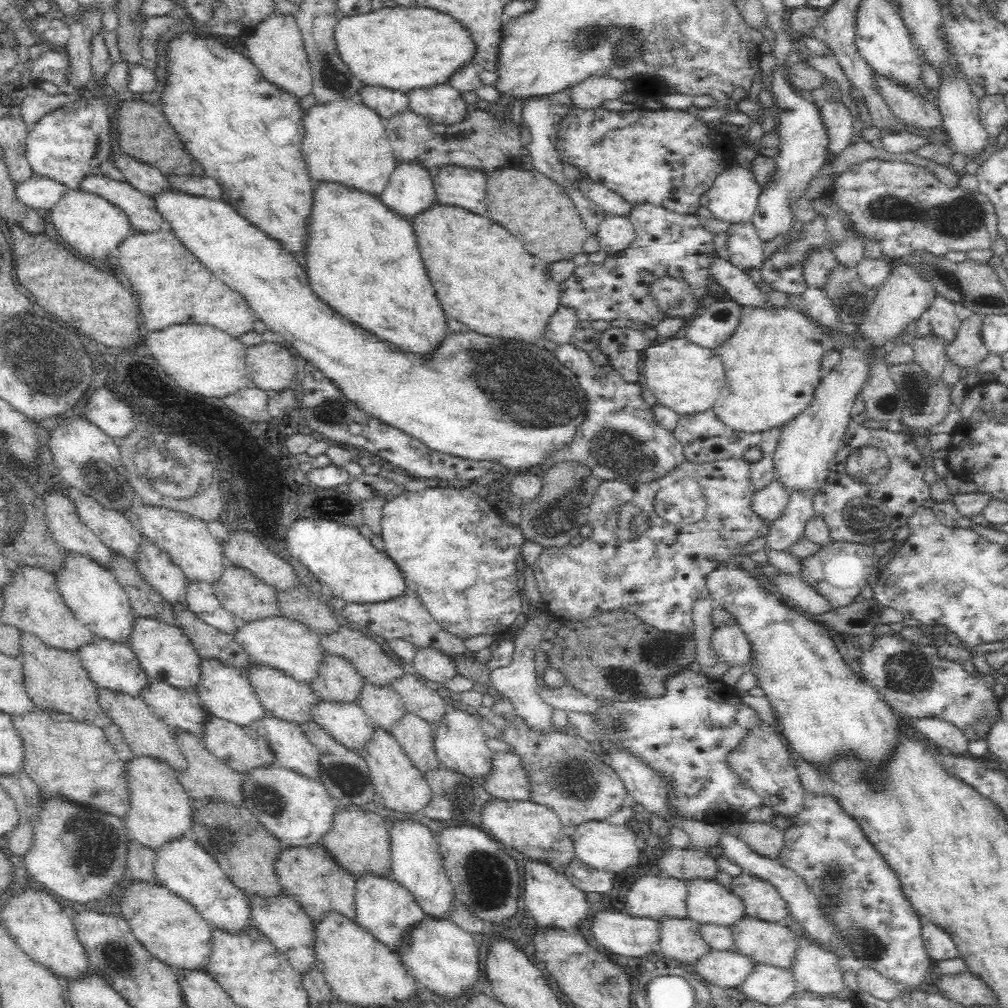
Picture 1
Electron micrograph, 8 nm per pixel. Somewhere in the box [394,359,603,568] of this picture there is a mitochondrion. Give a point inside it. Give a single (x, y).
(570, 501)

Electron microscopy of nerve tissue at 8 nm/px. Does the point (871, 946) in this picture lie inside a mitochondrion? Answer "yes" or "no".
yes

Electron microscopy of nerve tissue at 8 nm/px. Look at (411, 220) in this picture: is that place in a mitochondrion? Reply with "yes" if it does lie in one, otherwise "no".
no

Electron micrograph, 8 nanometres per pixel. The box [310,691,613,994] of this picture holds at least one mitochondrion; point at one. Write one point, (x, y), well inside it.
(485, 879)

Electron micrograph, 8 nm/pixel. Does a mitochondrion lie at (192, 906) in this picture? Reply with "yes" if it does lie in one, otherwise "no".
no

